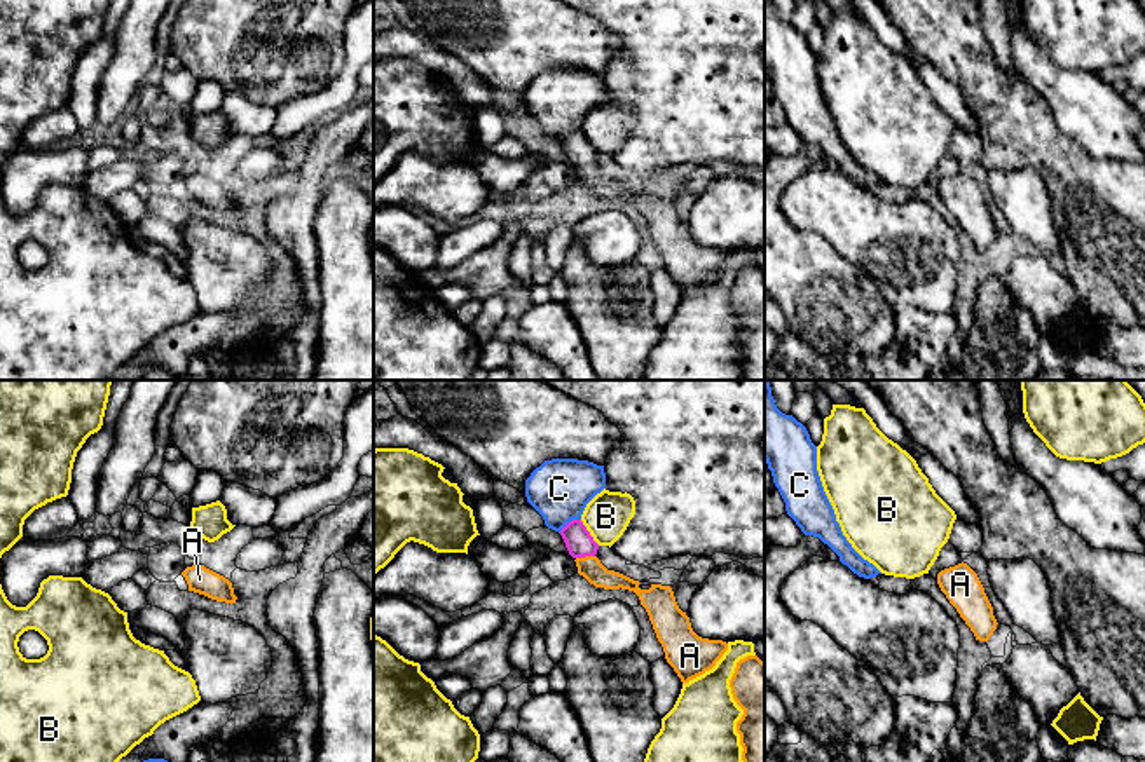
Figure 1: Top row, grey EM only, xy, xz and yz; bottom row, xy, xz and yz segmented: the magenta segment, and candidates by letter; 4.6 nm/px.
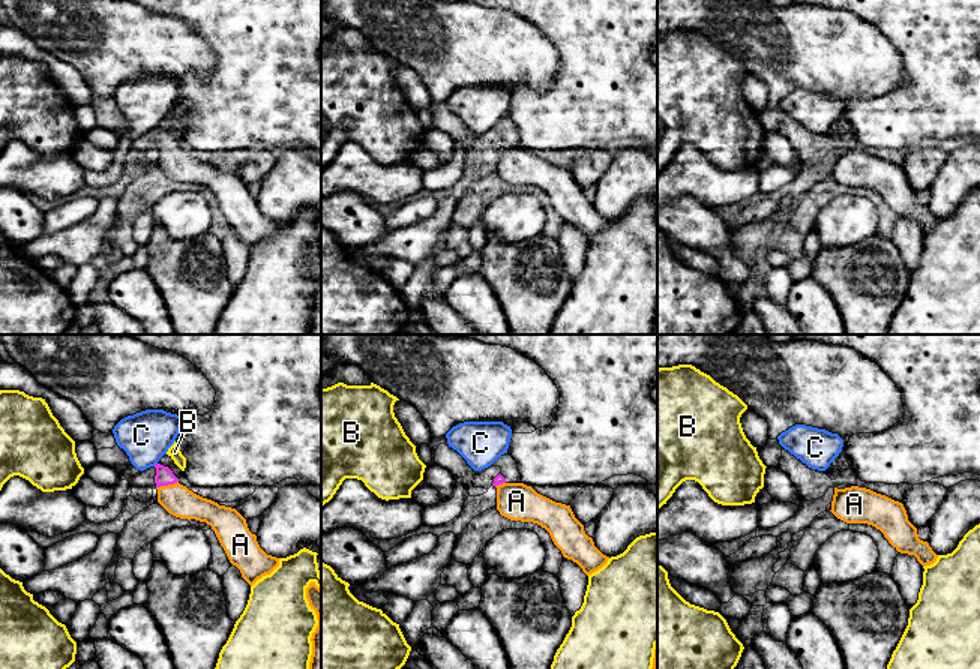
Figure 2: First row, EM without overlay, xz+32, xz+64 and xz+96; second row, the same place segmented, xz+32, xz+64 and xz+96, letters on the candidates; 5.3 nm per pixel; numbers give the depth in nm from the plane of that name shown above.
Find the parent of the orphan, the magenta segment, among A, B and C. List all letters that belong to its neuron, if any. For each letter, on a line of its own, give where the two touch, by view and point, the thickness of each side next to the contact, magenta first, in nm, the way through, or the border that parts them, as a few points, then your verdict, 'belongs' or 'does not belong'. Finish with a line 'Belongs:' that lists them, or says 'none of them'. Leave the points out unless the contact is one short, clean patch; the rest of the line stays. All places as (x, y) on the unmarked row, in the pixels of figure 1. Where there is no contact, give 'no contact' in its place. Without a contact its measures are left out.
A: contact xz (585, 164); calibres 130 and 110 nm; way xz (578, 150), (585, 164), (590, 176); belongs
B: contact xz (589, 142); calibres 130 and 220 nm; does not belong
C: contact xz (569, 131); calibres 130 and 280 nm; does not belong
Belongs: A

